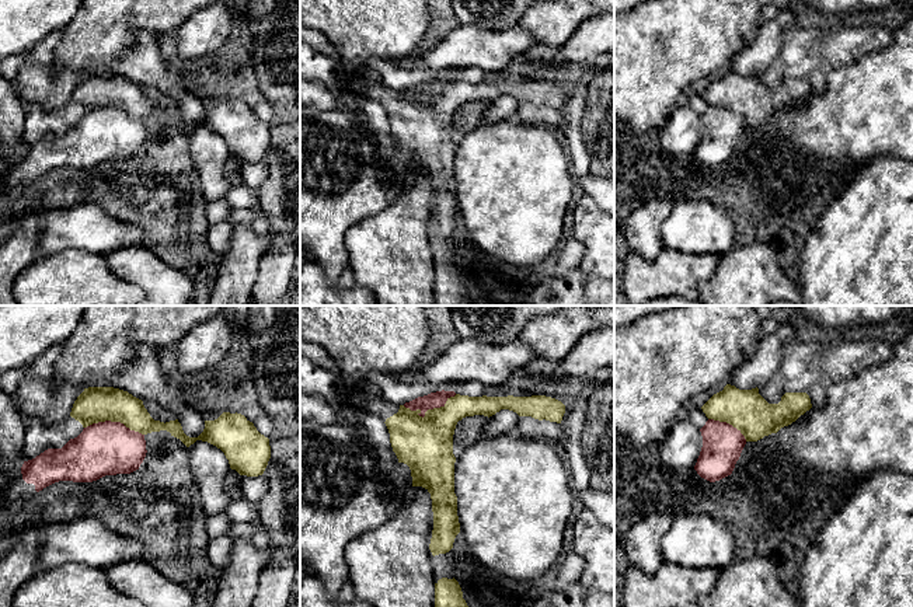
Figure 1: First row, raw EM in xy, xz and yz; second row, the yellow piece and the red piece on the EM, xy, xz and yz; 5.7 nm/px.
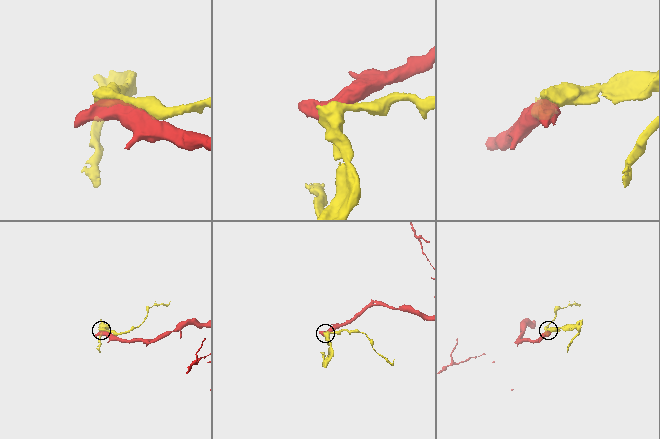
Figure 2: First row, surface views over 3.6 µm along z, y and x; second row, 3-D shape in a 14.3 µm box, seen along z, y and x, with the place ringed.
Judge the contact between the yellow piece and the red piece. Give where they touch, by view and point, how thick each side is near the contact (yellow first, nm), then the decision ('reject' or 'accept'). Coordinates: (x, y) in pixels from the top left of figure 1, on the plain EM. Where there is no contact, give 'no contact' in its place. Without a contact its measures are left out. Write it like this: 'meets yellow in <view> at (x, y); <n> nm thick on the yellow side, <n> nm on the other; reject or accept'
meets yellow in xz at (427, 97); 320 nm thick on the yellow side, 100 nm on the other; reject

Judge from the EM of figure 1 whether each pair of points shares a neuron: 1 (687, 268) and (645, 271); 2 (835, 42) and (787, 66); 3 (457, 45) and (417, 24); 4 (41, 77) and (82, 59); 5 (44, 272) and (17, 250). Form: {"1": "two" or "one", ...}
{"1": "one", "2": "one", "3": "two", "4": "two", "5": "two"}

